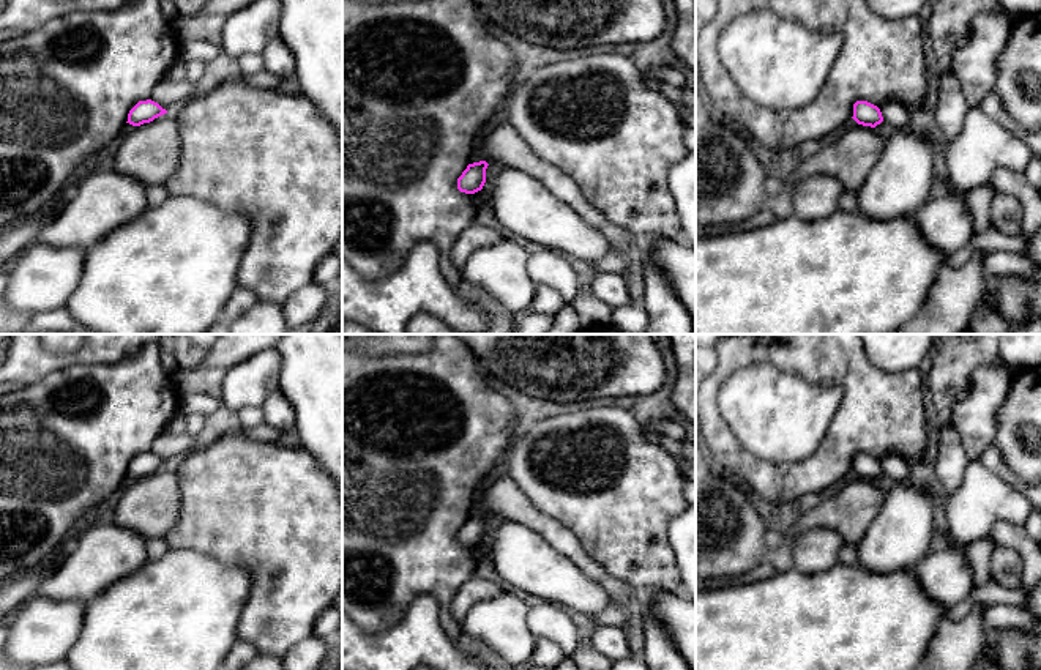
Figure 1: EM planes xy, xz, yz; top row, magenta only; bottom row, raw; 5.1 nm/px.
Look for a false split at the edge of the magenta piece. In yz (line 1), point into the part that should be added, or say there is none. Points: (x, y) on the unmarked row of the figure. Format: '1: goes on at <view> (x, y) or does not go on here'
1: does not go on here

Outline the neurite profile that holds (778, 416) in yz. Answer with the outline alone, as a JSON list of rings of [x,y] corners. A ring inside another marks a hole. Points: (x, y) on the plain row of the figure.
[[[763,361],[735,370],[719,386],[718,405],[738,441],[774,463],[809,457],[842,400],[838,385],[815,385]]]

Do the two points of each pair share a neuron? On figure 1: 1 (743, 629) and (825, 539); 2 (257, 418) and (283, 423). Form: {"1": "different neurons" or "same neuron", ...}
{"1": "different neurons", "2": "different neurons"}

